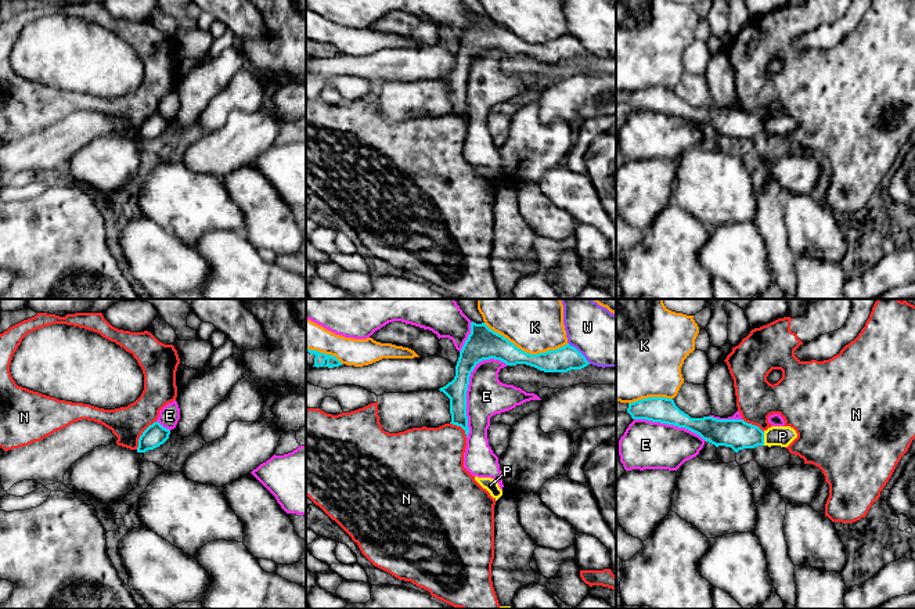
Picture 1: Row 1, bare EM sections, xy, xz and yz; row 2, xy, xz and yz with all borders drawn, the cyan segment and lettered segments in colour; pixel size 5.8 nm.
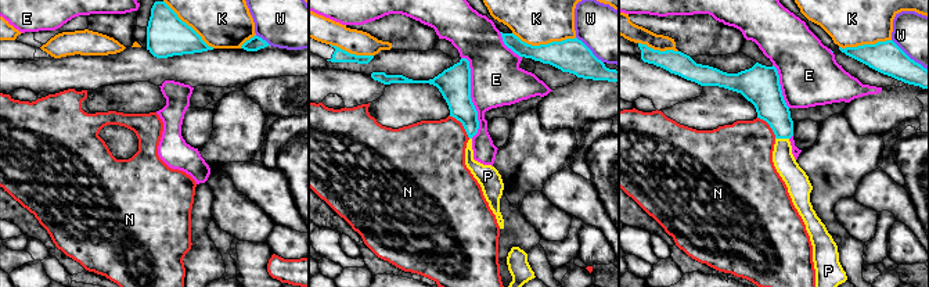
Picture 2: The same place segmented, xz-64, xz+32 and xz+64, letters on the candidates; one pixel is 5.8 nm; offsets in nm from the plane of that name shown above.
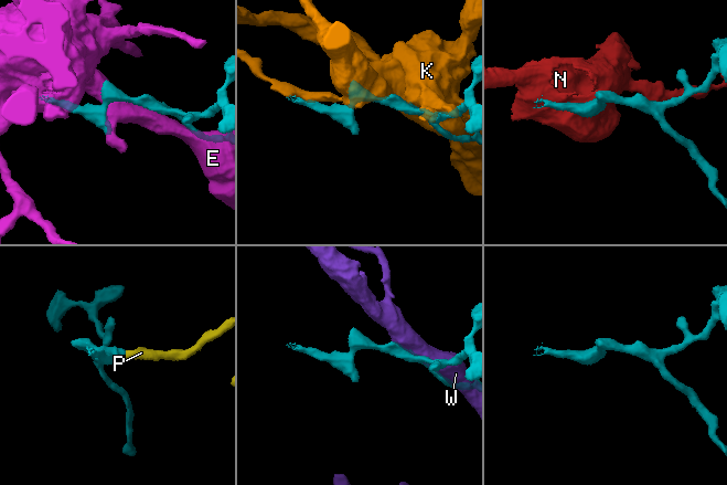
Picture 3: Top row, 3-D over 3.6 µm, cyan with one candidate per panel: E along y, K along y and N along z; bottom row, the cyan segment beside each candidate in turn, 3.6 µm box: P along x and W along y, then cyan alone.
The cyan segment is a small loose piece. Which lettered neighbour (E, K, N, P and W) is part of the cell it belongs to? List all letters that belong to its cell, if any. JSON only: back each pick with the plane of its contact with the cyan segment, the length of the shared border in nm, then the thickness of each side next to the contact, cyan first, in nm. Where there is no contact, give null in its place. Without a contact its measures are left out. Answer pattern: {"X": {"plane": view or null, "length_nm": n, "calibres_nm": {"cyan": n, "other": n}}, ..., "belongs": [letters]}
{"P": {"plane": "yz", "length_nm": 80, "calibres_nm": {"cyan": 170, "other": 120}}, "belongs": ["P"]}

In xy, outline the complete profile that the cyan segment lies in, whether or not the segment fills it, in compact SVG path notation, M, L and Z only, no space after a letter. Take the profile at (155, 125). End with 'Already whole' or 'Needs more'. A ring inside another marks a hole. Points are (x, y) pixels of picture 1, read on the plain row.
M158 111L150 115L138 129L137 143L145 143L163 134L169 129L170 120Z. Already whole

